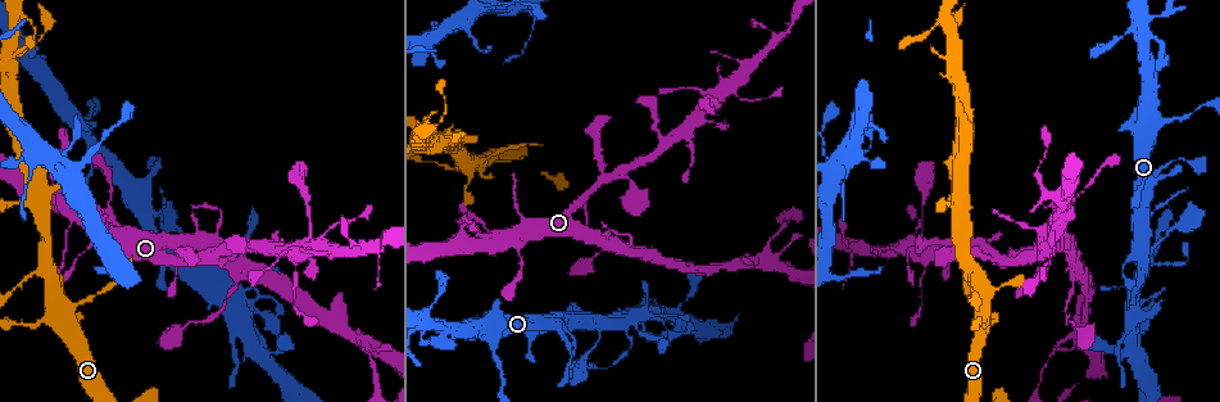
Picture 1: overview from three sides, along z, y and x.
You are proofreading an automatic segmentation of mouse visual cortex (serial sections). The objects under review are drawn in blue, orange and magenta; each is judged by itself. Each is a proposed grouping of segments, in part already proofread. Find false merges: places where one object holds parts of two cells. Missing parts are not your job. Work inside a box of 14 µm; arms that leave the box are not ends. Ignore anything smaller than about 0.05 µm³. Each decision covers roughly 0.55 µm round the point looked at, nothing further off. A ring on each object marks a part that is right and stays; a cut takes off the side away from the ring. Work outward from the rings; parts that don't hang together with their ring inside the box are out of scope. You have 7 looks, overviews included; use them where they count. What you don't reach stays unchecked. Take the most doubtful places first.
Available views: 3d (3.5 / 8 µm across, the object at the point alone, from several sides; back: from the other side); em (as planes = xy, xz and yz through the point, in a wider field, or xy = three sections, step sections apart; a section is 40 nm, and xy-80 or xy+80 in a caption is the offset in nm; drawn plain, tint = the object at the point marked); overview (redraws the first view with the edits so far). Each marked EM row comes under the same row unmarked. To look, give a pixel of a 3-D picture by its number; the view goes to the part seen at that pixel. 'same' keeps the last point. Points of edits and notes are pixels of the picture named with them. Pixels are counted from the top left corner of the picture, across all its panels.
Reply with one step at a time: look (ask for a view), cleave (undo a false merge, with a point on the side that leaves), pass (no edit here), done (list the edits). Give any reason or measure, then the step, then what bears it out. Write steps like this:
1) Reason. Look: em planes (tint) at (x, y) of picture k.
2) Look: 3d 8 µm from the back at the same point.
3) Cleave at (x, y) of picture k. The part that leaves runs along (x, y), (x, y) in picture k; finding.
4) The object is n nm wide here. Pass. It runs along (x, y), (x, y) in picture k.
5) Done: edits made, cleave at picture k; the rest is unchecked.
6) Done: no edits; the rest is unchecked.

Look: 3d 3.5 µm at (1036, 275) of picture 1.

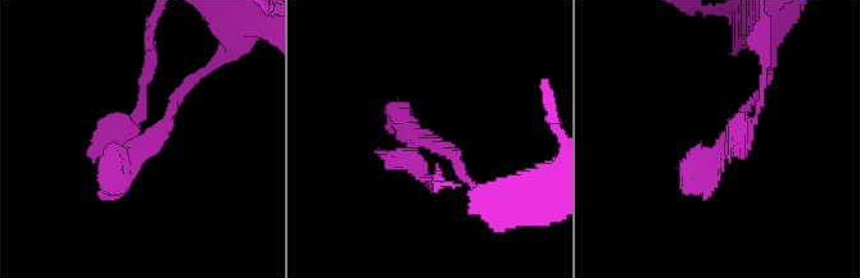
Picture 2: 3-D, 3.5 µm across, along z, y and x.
Look: em xy step 3 (tint) at (725, 142) of picture 2.

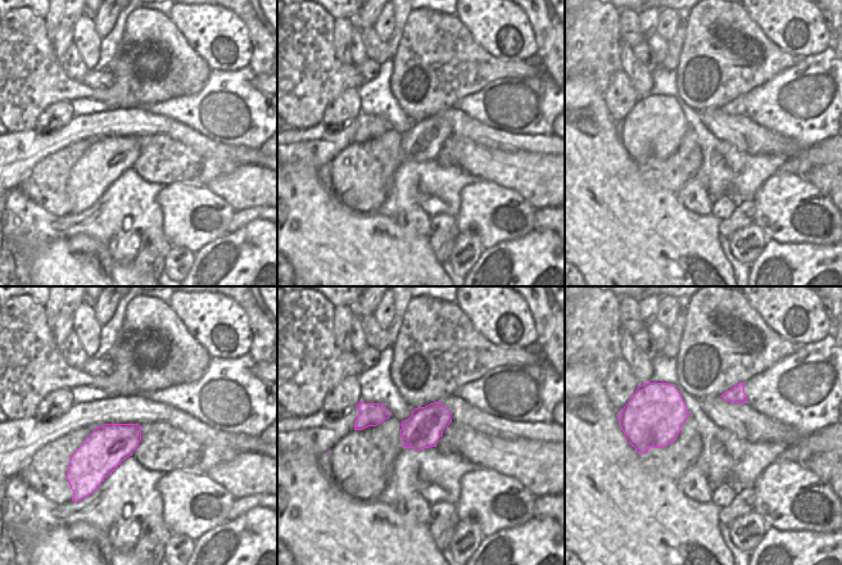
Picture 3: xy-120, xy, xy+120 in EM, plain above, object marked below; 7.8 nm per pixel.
Pass. It runs along (189, 81), (118, 176), (99, 176) in picture 2; continuous, no second cell.

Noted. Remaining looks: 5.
Narrows sharply. Look: 3d 3.5 µm at (666, 328) of picture 1.

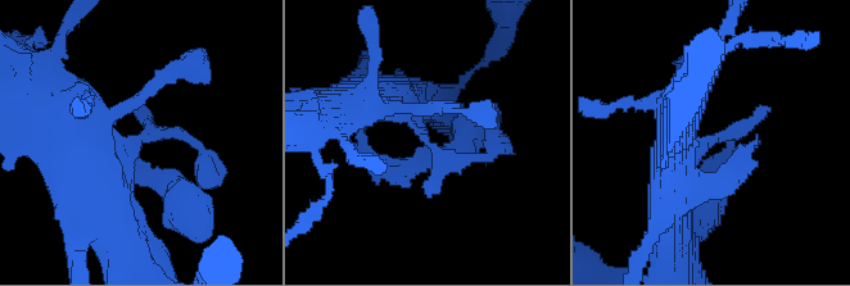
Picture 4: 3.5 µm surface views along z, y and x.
Shape alone is not enough. Look: em planes (tint) at (433, 146) of picture 4.

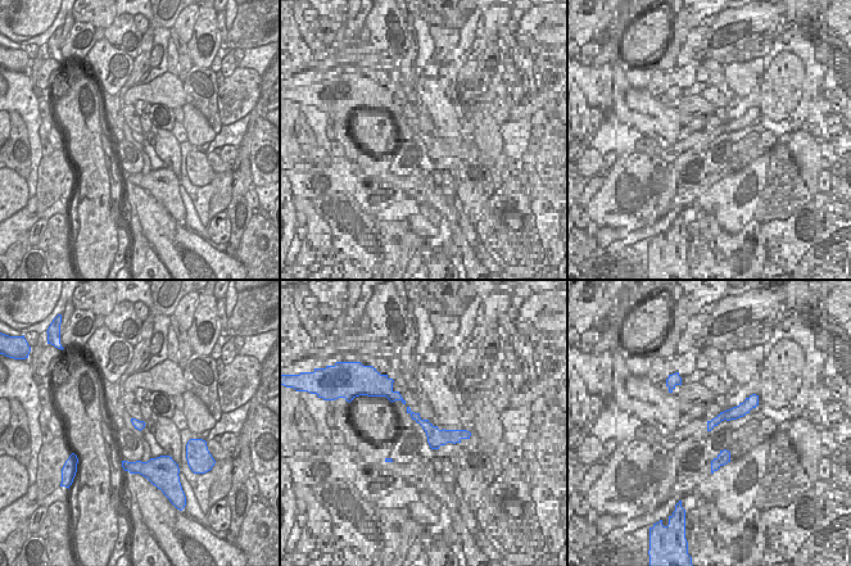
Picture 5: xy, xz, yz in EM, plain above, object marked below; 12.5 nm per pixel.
Pass. It runs along (380, 95), (447, 160), (494, 148) in picture 4; one cell here.

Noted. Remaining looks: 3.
Calibre changes. Look: 3d 8 µm at (360, 346) of picture 1.

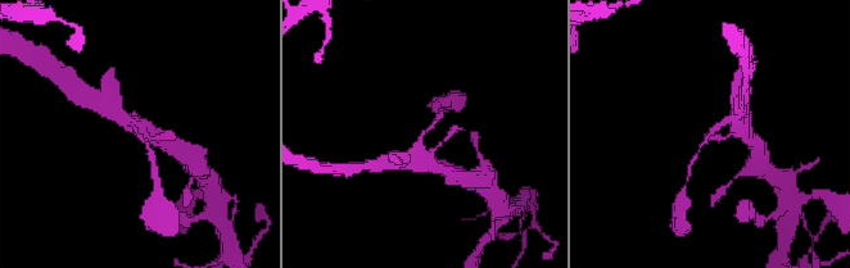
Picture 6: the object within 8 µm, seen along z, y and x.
The arms are 150, 300 nm wide. Look: em xy step 1 (tint) at (712, 134) of picture 6.

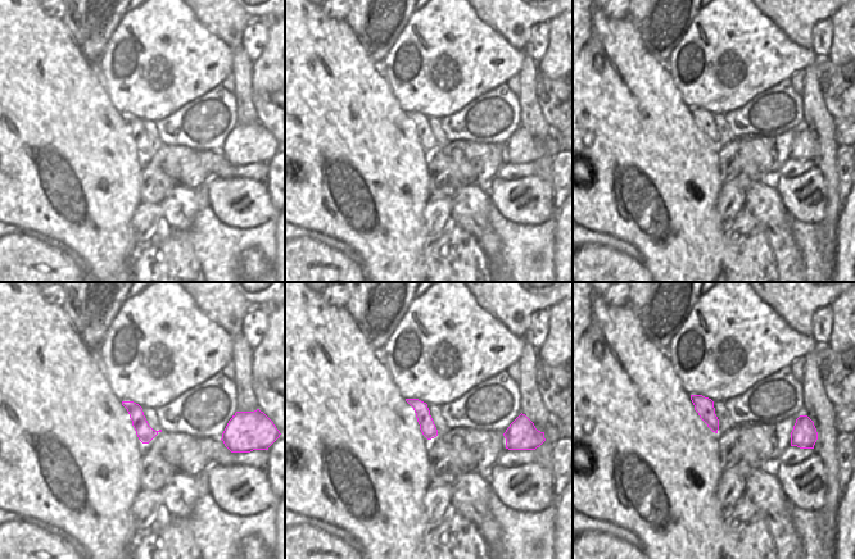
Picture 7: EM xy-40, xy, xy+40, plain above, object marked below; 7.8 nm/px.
Pass. It runs along (737, 118), (718, 126), (692, 163) in picture 6; all the same cell.

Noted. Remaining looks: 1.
Done: no edits; the rest is unchecked.

